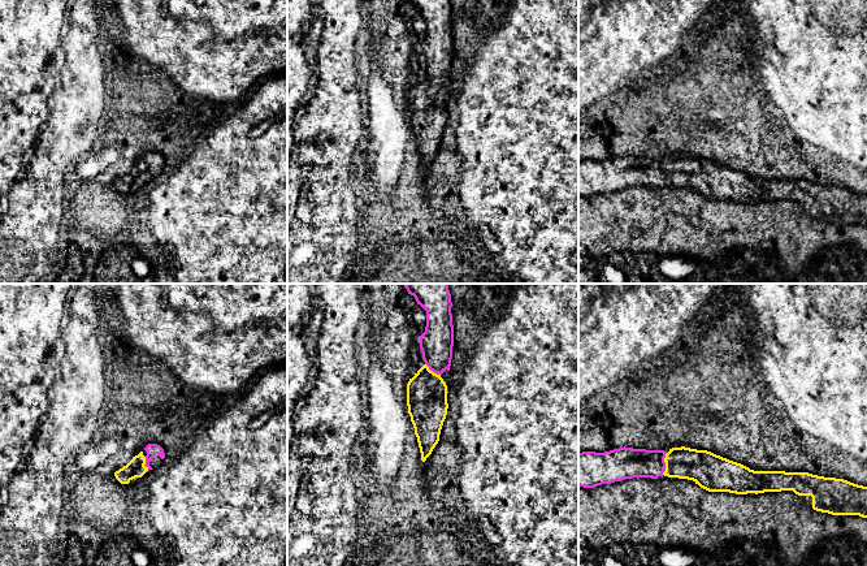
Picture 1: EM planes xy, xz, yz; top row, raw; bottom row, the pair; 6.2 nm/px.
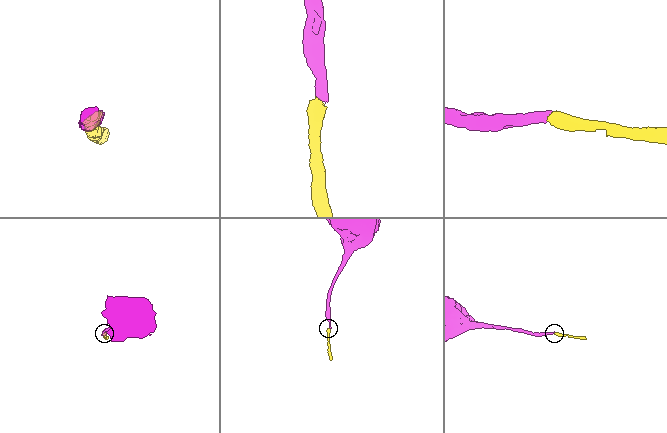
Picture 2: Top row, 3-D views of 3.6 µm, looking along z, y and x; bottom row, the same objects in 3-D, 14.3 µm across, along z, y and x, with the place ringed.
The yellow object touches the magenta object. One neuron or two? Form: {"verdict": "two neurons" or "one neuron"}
{"verdict": "one neuron"}

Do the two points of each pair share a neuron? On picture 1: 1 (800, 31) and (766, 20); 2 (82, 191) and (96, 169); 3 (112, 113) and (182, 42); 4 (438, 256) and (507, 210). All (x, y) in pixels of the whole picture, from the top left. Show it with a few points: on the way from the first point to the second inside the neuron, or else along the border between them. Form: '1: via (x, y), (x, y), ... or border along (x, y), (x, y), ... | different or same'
1: via (792, 27), (784, 20), (774, 20) | same
2: border along (76, 173), (96, 184), (112, 169), (115, 180) | different
3: via (125, 94), (163, 56) | same
4: border along (462, 204), (478, 242), (491, 258) | different

